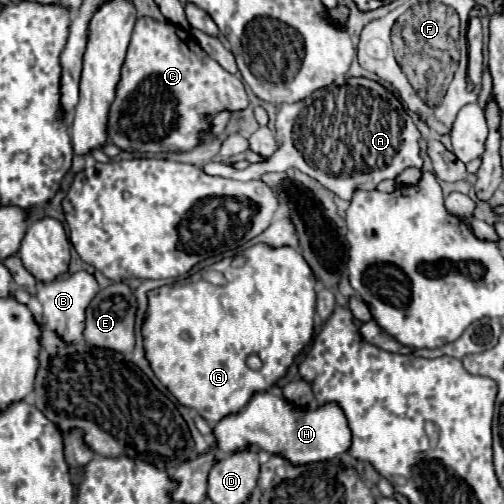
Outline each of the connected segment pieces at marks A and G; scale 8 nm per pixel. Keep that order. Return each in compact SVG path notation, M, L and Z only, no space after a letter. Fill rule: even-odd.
M349 78L347 86L321 88L303 102L283 104L277 112L279 150L265 162L235 170L223 162L203 164L209 176L235 180L259 180L263 174L297 168L319 180L343 200L351 200L355 190L373 190L385 178L397 178L405 168L421 168L419 130L403 104L381 84L367 78Z
M255 244L245 250L247 264L241 268L227 266L223 270L225 284L213 286L201 278L202 272L188 276L189 282L175 282L147 292L147 314L141 328L145 358L159 382L177 398L179 404L193 408L209 424L219 422L227 414L239 412L255 392L269 390L285 376L295 356L313 338L315 316L315 276L305 258L295 248L269 248ZM257 354L263 362L259 370L247 366L247 356Z

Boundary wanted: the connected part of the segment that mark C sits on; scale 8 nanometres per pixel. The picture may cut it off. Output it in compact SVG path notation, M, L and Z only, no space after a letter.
M139 18L135 22L131 44L121 68L121 80L117 84L115 100L109 108L107 138L121 150L143 154L143 152L185 152L199 144L199 134L209 128L211 118L221 110L243 110L249 104L243 82L223 70L203 48L195 42L195 36L173 22L157 22L153 18Z

